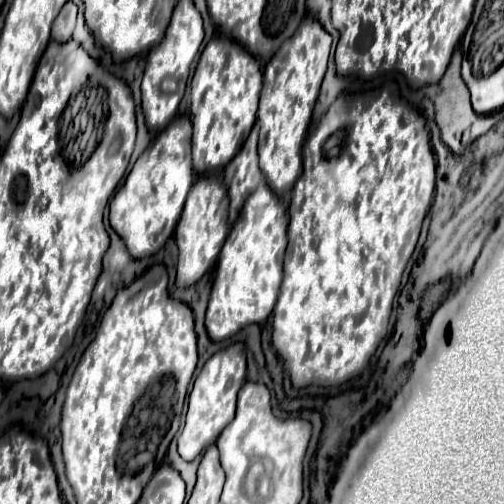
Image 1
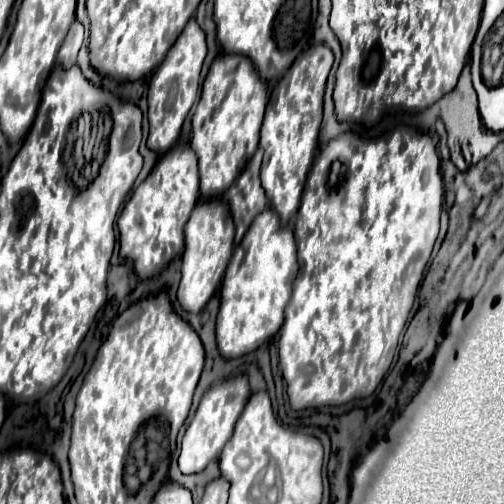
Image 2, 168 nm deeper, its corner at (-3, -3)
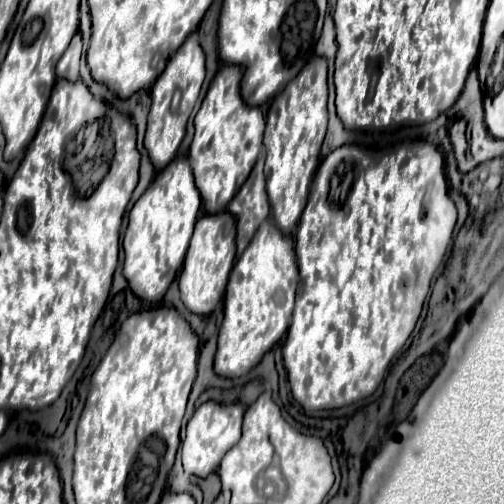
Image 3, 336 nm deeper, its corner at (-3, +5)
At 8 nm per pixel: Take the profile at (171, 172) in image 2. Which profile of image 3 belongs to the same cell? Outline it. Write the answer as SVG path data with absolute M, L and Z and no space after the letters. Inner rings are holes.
M174 158L174 164L154 178L130 210L124 234L124 278L140 300L150 304L162 302L166 290L184 264L194 224L200 214L200 204L200 192L194 186L194 174L188 158Z

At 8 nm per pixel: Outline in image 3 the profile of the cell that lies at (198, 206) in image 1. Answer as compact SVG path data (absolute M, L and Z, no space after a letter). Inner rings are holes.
M222 212L222 216L202 216L198 220L184 260L184 268L178 278L182 302L192 314L208 316L224 298L226 282L236 256L234 238L236 238L236 220L234 216L230 216L230 212Z

